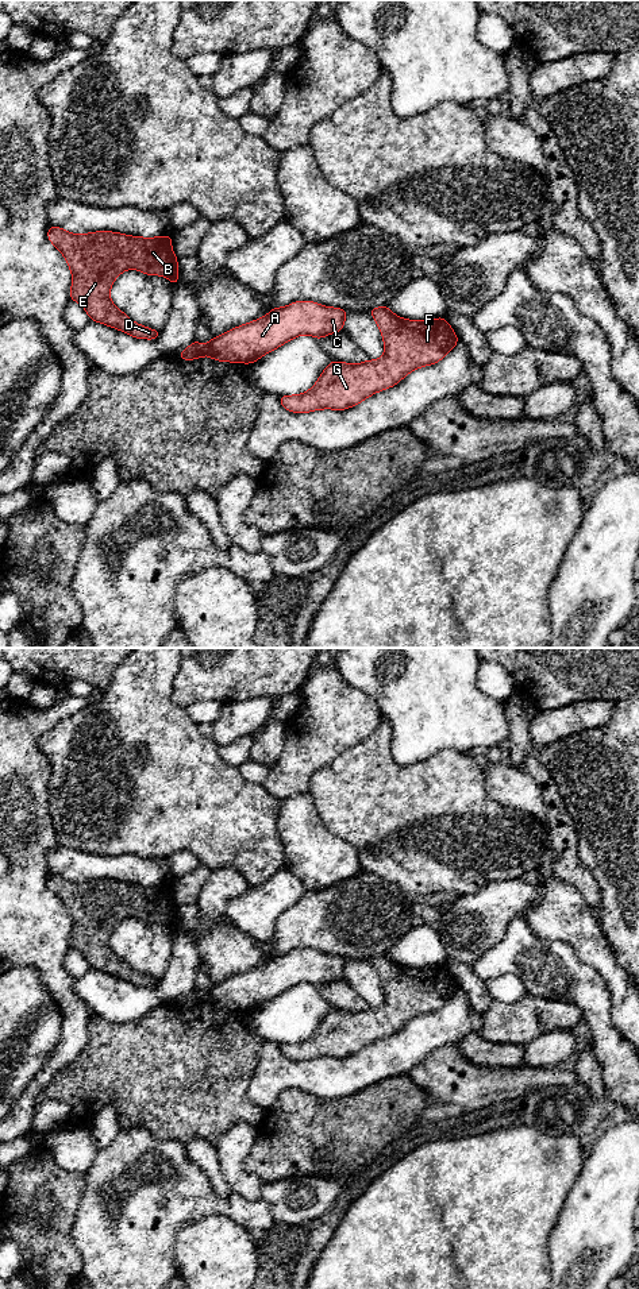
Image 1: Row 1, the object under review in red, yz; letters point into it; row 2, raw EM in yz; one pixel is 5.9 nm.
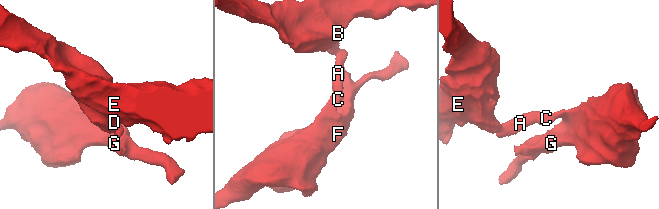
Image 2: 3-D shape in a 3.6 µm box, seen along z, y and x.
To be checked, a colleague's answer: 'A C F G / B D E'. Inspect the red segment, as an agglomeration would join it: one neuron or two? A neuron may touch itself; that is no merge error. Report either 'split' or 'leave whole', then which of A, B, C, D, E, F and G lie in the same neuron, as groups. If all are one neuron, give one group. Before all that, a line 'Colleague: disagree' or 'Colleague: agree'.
Colleague: agree
split; A C F G / B D E

